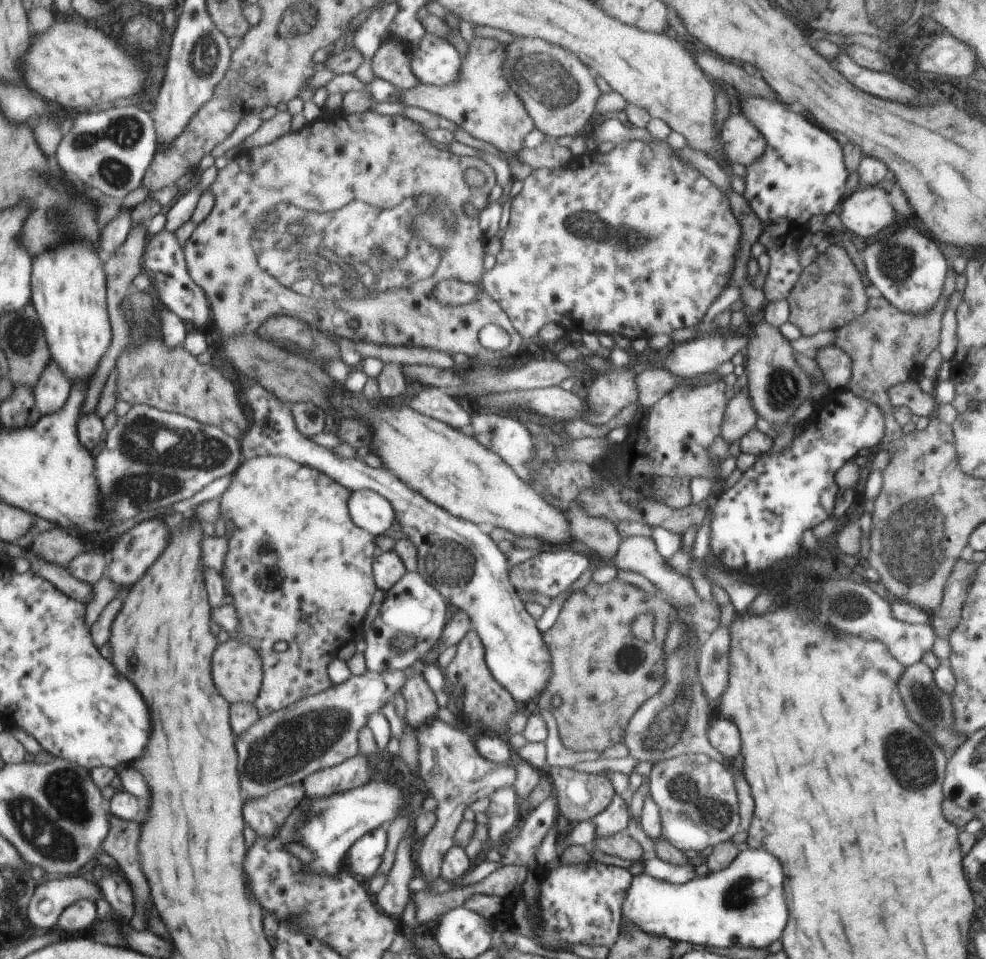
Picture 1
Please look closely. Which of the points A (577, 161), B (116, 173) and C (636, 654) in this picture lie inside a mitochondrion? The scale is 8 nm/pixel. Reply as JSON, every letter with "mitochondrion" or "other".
{"A":"other","B":"mitochondrion","C":"mitochondrion"}

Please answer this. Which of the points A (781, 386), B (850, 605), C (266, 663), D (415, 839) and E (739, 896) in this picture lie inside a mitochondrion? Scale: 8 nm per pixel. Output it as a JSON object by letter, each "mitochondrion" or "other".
{"A":"mitochondrion","B":"mitochondrion","C":"other","D":"other","E":"mitochondrion"}

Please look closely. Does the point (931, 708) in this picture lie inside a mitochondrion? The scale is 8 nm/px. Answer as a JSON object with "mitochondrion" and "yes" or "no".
{"mitochondrion":"yes"}

